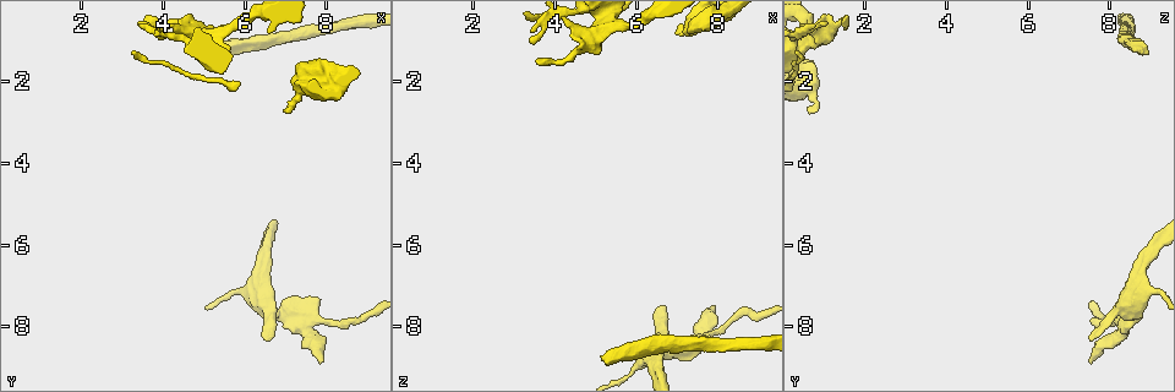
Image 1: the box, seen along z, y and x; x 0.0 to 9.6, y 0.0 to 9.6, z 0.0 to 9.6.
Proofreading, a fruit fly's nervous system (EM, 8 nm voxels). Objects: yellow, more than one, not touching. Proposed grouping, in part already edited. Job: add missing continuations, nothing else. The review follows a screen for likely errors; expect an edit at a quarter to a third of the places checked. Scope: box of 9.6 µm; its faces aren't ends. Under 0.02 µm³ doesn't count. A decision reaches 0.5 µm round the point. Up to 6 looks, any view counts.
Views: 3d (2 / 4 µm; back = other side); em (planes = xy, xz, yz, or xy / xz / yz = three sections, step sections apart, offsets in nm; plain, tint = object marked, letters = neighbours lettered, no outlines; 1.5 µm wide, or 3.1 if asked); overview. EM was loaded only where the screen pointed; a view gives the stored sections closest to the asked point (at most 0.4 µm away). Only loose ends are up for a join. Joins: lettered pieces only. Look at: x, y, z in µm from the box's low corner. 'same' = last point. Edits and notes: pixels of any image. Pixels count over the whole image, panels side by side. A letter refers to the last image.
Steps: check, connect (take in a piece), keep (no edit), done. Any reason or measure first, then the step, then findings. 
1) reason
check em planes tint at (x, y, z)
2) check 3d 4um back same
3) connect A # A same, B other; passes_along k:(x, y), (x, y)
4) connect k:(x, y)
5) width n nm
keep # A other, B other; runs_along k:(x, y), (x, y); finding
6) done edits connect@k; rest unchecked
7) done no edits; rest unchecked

free end
check em planes letters at (6.50, 8.35, 7.50)

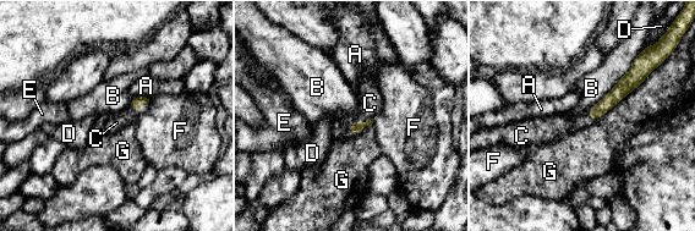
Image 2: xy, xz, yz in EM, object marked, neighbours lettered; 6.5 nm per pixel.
connect 2:(126, 116) # A other, B other, C same, D other, E other, F other, G other; passes_along 2:(136, 104), (138, 110), (126, 116); it goes on there

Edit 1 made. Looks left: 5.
check overview

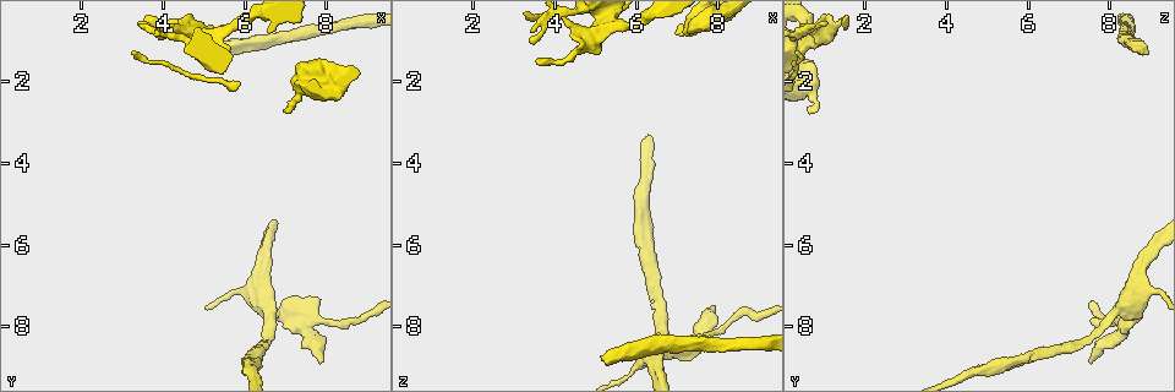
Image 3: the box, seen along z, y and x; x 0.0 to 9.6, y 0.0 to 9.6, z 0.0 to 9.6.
free end
check 3d 2um at (7.00, 2.75, 0.60)

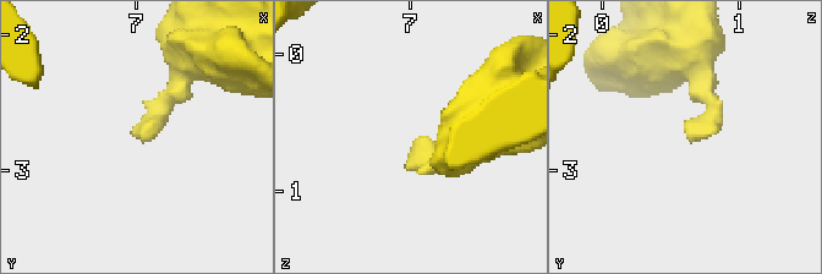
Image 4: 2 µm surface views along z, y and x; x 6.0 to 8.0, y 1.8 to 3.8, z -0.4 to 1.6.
now the EM
check em planes letters at (7.08, 2.72, 0.62)

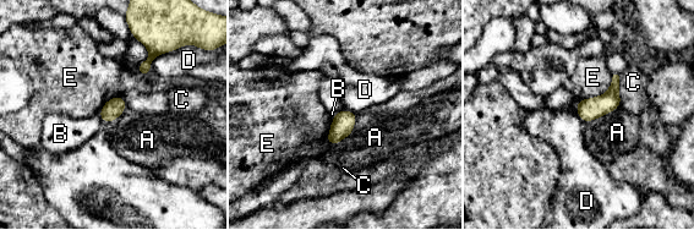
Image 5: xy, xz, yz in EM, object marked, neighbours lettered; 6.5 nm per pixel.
longest_contact E 320 nm
keep # A other, B other, C other, D other, E other; border 5:(169, 51), (152, 61), (146, 76); no lettered piece goes on from it

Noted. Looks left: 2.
branch stops here
check 3d 2um at (5.15, 1.25, 8.65)

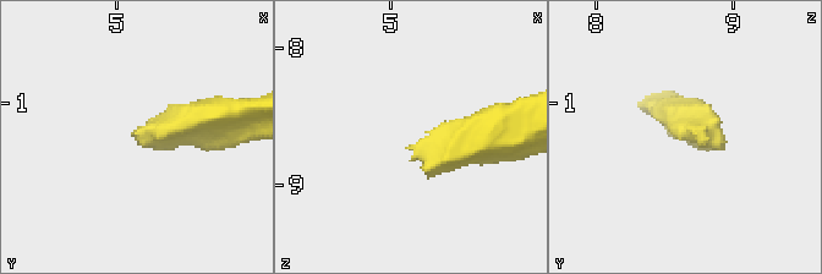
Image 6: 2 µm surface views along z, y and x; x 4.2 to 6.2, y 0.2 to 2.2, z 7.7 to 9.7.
need the tissue
check em planes letters at (5.10, 1.20, 8.70)

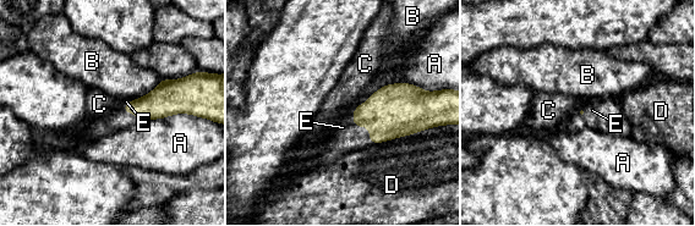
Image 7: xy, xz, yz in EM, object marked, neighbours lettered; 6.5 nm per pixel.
connect 7:(343, 127) # A other, B other, C other, D other, E same; passes_along 7:(390, 114), (353, 112), (343, 127); it goes on there

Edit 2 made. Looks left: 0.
done edits connect@2, connect@7; rest unchecked

